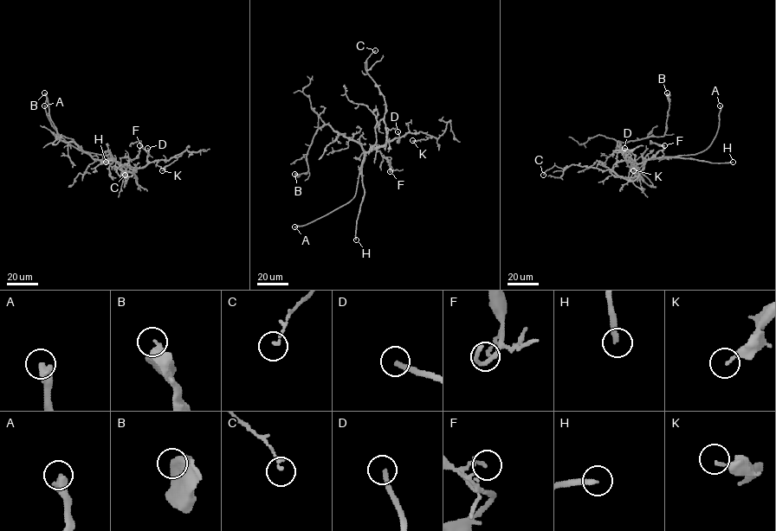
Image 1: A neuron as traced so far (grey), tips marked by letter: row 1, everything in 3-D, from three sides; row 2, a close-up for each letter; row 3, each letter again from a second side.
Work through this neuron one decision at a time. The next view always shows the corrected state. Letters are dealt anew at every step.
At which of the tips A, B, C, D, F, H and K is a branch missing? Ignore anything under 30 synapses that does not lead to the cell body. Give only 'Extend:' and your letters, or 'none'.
Extend: A, D, H

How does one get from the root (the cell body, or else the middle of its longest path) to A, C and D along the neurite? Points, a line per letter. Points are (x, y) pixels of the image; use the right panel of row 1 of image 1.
A: (640, 163), (695, 155), (705, 150), (717, 133), (720, 105)
C: (640, 163), (644, 161), (644, 168), (632, 181), (609, 169), (573, 164), (564, 169), (554, 165), (543, 175)
D: (640, 163), (644, 161), (644, 168), (638, 172), (631, 165), (635, 156), (624, 148)

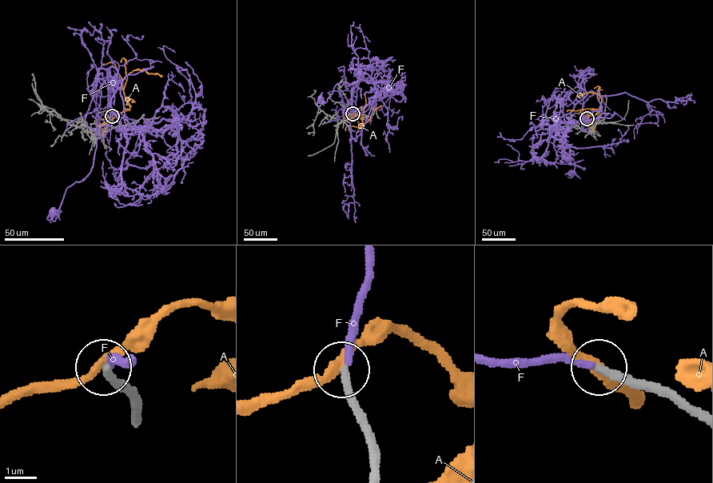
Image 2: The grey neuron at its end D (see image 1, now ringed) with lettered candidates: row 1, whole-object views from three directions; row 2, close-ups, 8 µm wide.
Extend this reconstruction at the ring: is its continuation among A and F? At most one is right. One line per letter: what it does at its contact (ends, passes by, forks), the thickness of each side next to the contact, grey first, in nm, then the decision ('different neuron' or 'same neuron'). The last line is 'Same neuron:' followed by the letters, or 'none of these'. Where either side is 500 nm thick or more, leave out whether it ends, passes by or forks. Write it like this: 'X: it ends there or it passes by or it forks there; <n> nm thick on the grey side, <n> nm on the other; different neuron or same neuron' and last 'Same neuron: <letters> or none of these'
A: it passes by; 280 nm thick on the grey side, 240 nm on the other; different neuron
F: it ends there; 260 nm thick on the grey side, 240 nm on the other; different neuron
Same neuron: none of these

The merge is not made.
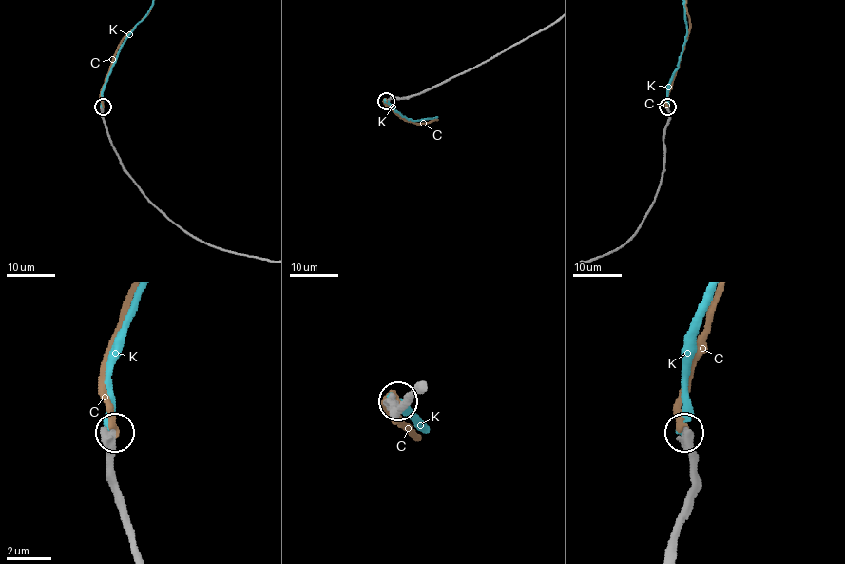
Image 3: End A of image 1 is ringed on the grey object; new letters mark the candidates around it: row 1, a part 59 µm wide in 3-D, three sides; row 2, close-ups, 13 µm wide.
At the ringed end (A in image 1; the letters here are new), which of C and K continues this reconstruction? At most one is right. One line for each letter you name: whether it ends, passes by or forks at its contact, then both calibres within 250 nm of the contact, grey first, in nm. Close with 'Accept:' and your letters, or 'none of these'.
C: It ends there. Thickness 500 nm (grey) against 200 nm
Accept: C

